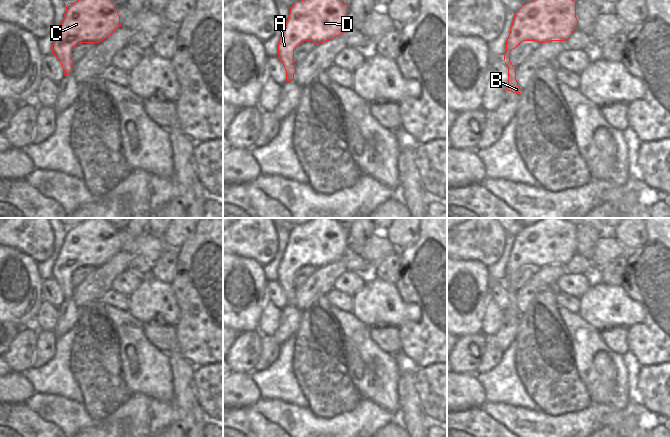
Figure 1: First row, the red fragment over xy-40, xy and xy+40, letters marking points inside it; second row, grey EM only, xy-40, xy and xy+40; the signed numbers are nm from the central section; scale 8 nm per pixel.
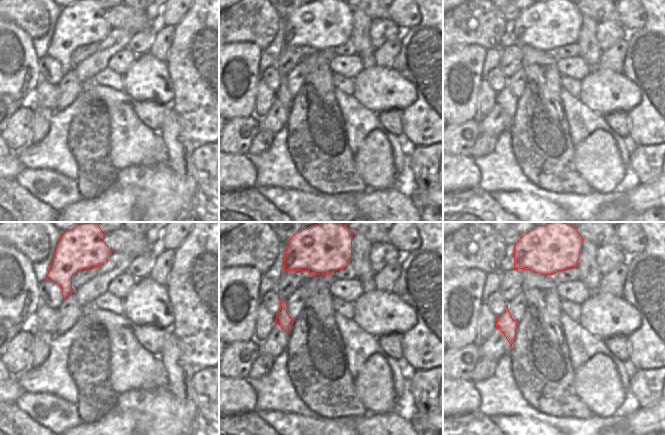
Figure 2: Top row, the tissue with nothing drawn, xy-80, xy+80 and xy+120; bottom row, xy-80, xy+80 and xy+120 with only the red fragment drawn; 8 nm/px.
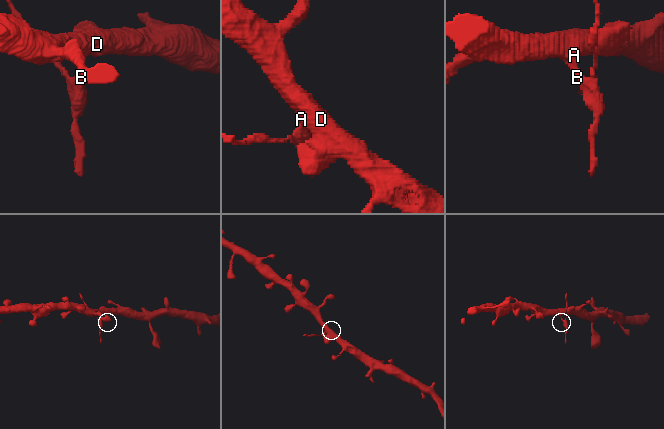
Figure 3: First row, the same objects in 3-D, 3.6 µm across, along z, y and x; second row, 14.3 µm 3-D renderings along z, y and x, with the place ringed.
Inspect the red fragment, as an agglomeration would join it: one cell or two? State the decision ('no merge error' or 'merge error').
merge error

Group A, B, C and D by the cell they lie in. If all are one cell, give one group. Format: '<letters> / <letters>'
A C D / B

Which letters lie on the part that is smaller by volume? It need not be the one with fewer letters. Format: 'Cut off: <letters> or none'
Cut off: B

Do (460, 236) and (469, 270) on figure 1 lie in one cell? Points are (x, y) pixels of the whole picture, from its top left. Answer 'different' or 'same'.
different

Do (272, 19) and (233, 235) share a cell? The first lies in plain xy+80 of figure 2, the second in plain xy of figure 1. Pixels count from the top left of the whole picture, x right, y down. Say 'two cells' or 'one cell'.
one cell

